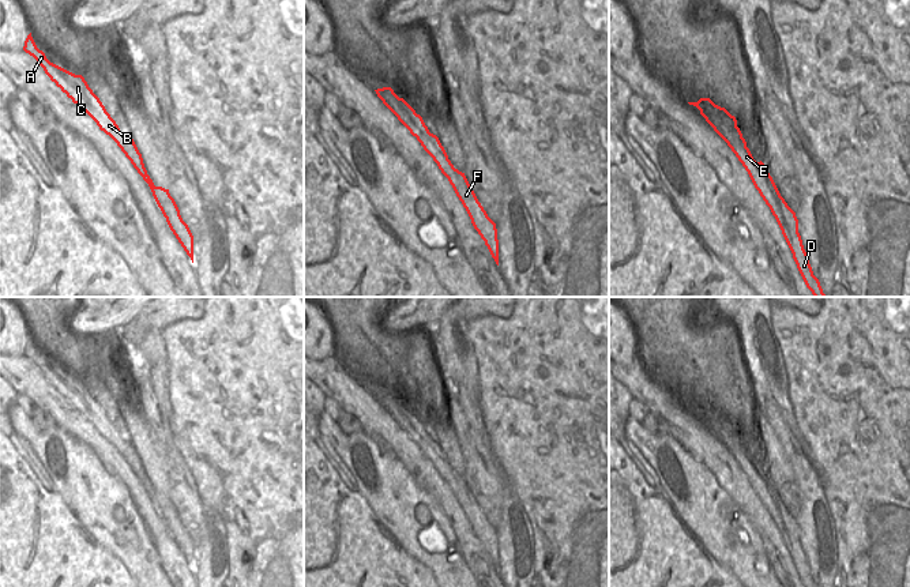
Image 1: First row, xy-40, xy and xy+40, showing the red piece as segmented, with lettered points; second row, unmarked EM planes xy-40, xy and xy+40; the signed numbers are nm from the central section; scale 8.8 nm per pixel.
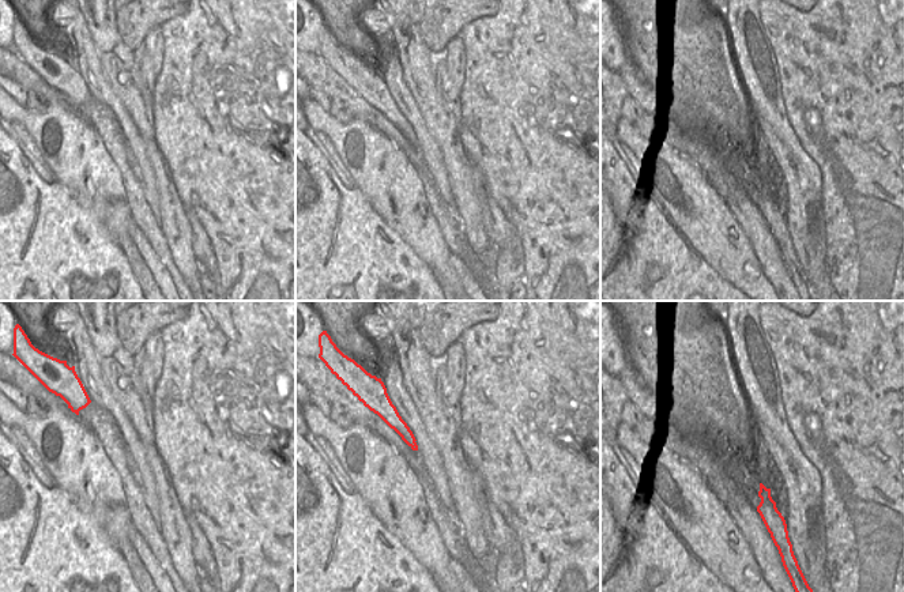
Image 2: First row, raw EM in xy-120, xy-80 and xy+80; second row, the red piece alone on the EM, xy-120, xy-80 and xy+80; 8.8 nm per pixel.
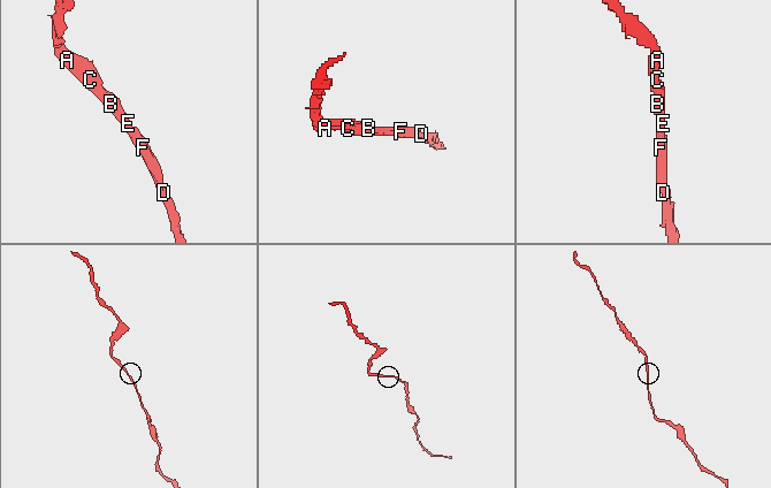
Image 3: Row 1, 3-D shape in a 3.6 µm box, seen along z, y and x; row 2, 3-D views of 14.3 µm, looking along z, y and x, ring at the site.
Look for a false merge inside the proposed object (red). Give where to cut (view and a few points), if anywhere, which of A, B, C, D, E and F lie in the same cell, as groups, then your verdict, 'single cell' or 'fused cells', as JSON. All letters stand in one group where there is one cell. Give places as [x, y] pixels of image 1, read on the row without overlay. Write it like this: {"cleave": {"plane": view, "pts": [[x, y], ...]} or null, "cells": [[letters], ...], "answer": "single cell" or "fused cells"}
{"cleave": null, "cells": [["A", "B", "C", "D", "E", "F"]], "answer": "single cell"}

